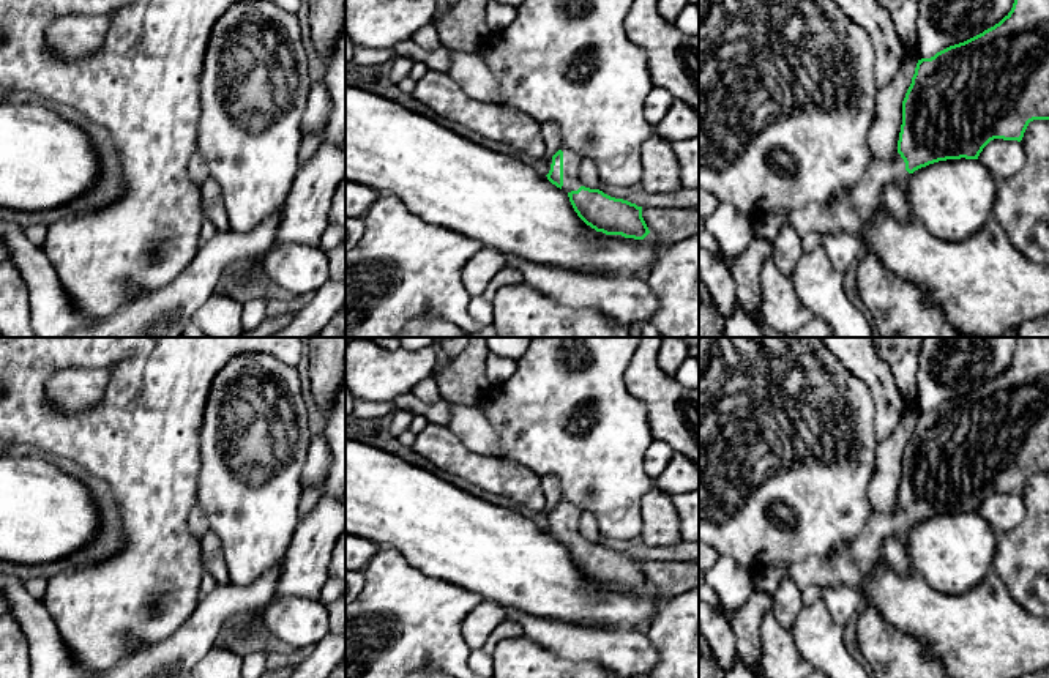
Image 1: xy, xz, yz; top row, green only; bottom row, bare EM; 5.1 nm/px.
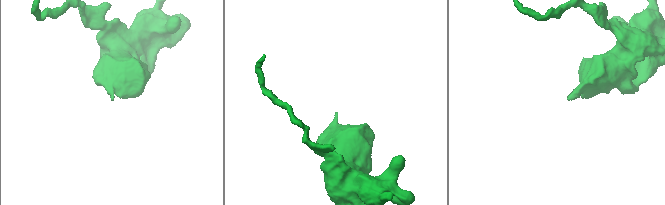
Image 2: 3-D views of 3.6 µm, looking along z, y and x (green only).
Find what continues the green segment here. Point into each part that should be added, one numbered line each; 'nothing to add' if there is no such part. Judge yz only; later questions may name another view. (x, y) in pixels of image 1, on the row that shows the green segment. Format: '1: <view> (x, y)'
1: yz (849, 213)

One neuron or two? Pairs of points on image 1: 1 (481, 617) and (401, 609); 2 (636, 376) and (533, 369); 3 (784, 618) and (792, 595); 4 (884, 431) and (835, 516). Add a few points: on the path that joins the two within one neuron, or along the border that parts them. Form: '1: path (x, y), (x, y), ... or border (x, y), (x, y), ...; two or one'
1: border (485, 599), (462, 623), (462, 639), (470, 650); two
2: border (633, 353), (625, 372), (625, 388), (645, 407); two
3: path (784, 612), (786, 601); one
4: border (871, 404), (874, 437), (879, 442); two

